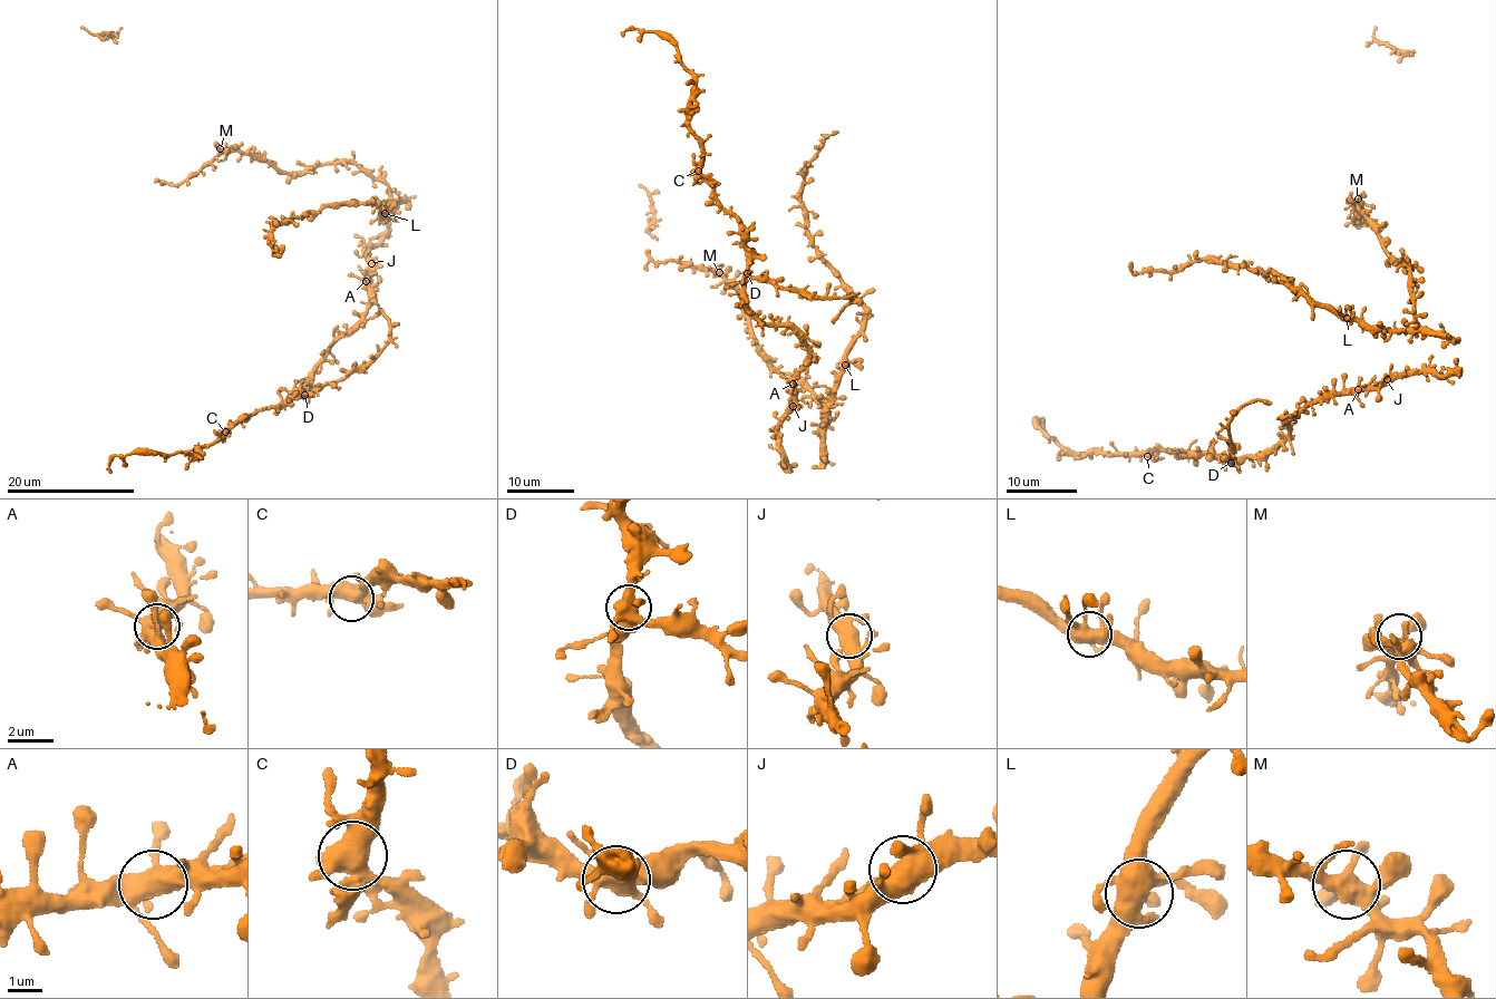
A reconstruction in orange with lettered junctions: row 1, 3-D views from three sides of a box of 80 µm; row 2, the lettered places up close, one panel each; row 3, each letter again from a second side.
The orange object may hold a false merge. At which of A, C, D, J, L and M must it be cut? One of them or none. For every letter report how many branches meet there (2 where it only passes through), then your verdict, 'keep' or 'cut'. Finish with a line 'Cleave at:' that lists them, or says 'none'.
A: 5 | keep
C: 5 | keep
D: 6 | cut
J: 6 | keep
L: 7 | keep
M: 6 | keep
Cleave at: D

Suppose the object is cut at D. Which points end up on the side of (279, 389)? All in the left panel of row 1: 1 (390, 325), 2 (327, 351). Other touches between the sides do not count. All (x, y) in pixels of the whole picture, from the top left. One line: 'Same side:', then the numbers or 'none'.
Same side: 2

